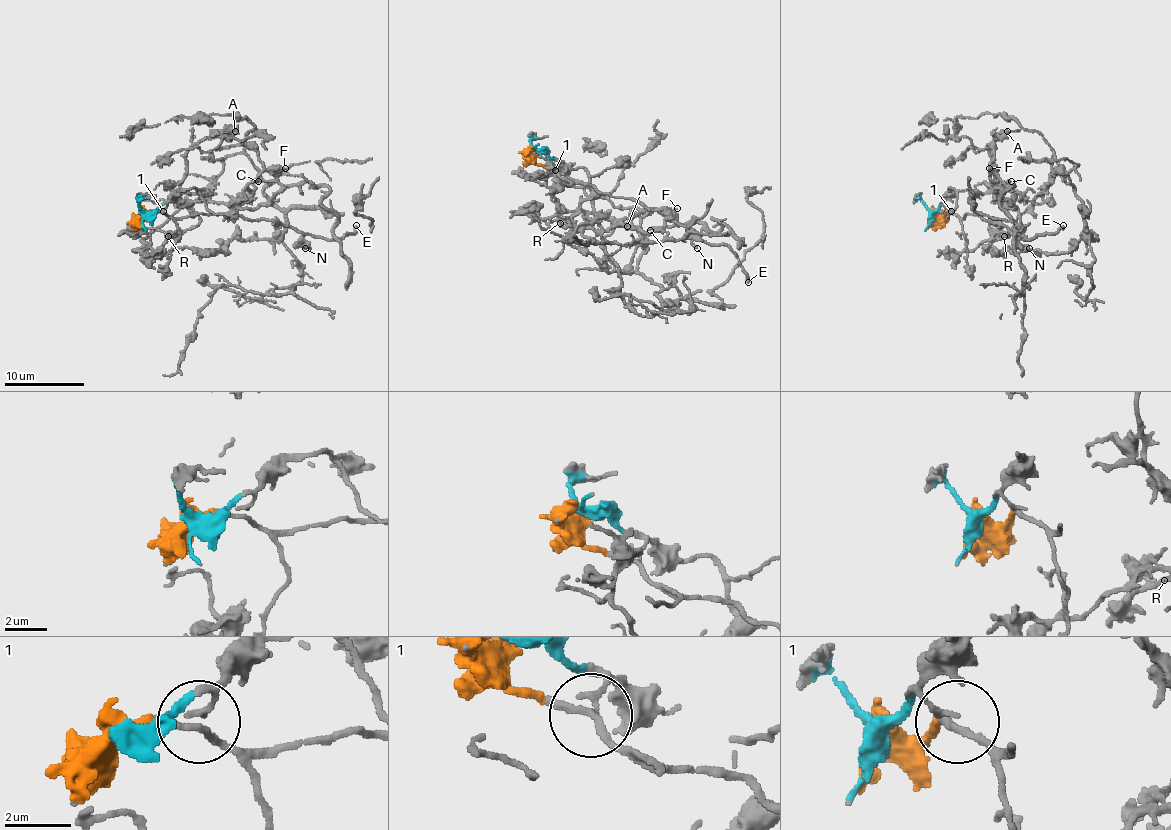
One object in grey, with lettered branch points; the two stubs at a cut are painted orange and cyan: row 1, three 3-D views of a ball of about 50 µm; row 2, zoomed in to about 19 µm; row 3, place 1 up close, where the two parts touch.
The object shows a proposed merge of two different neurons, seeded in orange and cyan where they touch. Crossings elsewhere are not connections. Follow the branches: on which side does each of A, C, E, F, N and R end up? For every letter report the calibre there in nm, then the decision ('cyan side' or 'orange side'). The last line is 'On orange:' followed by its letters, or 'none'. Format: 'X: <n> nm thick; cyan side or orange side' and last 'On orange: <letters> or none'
A: 280 nm thick; cyan side
C: 150 nm thick; cyan side
E: 260 nm thick; orange side
F: 360 nm thick; cyan side
N: 200 nm thick; orange side
R: 160 nm thick; cyan side
On orange: E, N

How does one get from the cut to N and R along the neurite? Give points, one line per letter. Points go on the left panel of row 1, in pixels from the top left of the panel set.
N: (143, 211), (143, 215), (161, 211), (177, 217), (221, 213), (281, 221), (299, 231), (299, 245), (305, 249)
R: (143, 211), (153, 211), (181, 189), (199, 189), (179, 197), (199, 217), (193, 227), (167, 237)

